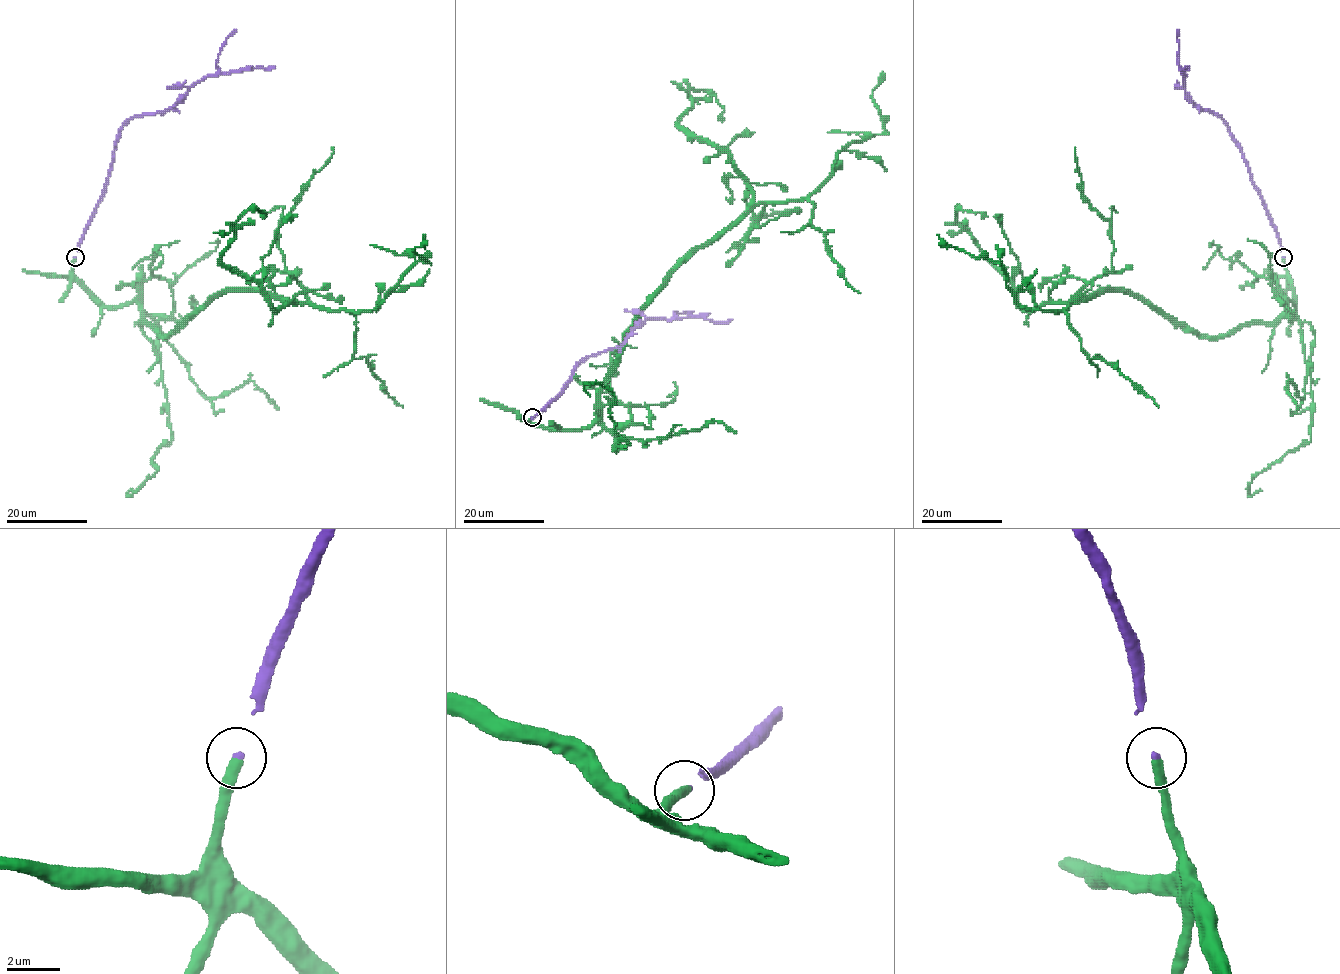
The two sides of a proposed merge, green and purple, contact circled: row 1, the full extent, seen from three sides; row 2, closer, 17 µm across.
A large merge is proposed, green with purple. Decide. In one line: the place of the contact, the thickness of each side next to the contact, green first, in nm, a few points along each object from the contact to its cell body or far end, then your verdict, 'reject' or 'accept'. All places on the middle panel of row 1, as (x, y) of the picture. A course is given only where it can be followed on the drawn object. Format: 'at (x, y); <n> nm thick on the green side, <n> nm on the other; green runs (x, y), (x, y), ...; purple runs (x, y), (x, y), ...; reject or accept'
at (532, 417); 400 nm thick on the green side, 180 nm on the other; green runs (532, 417), (592, 425), (623, 334), (673, 272), (757, 205), (807, 199), (840, 150), (885, 132), (882, 72); purple runs (532, 417), (560, 393), (580, 361), (617, 348), (648, 319), (731, 319); accept

